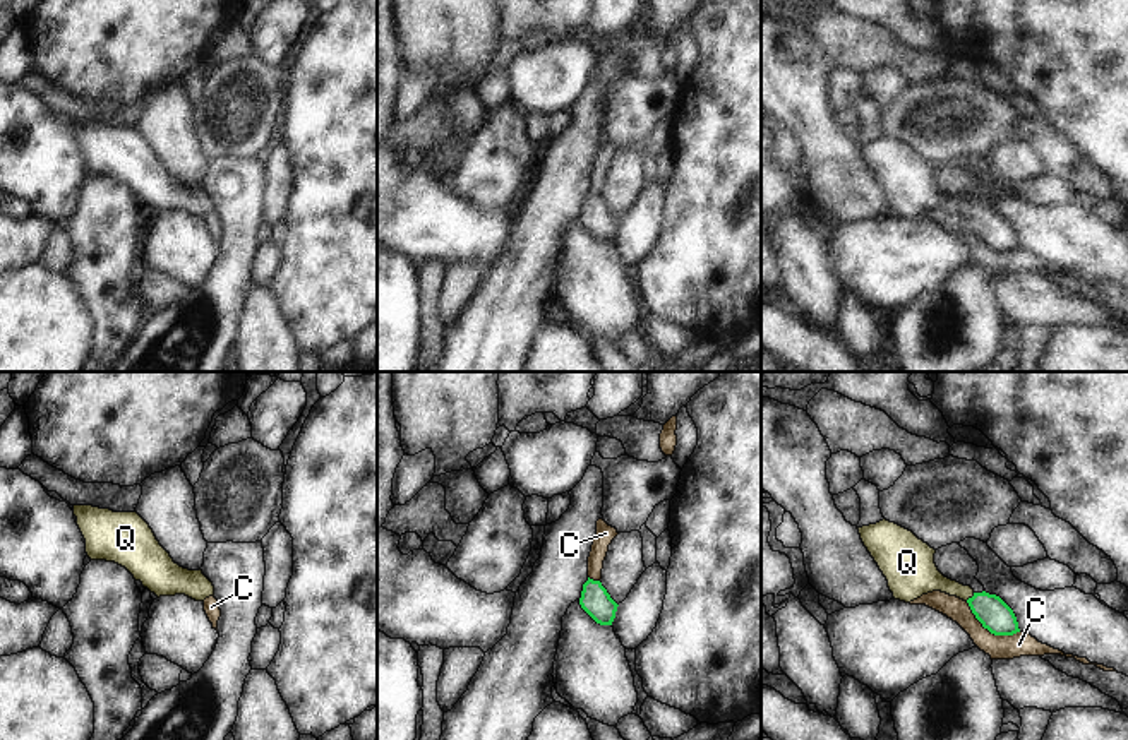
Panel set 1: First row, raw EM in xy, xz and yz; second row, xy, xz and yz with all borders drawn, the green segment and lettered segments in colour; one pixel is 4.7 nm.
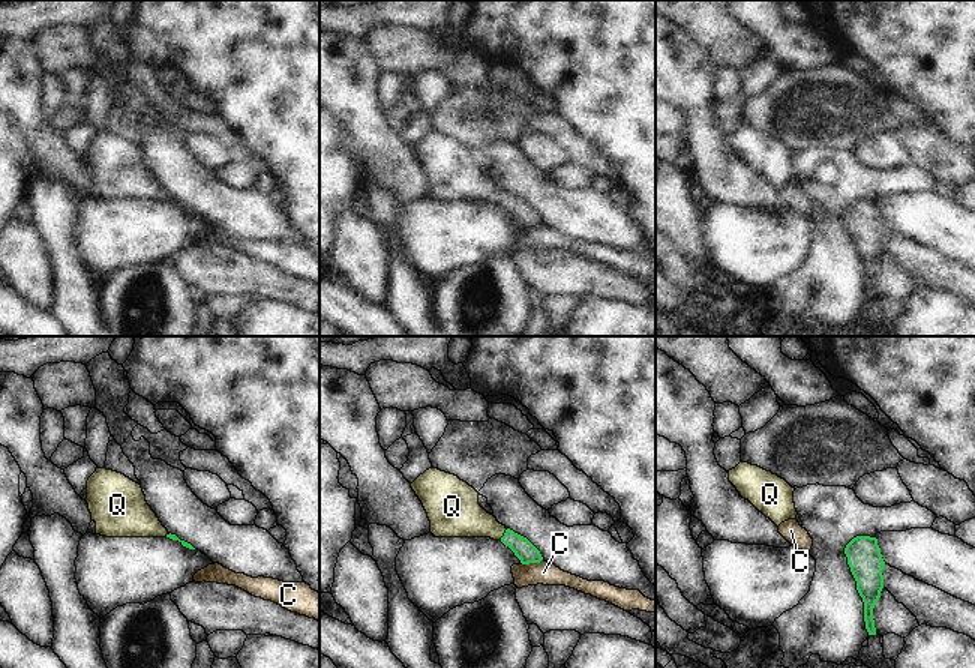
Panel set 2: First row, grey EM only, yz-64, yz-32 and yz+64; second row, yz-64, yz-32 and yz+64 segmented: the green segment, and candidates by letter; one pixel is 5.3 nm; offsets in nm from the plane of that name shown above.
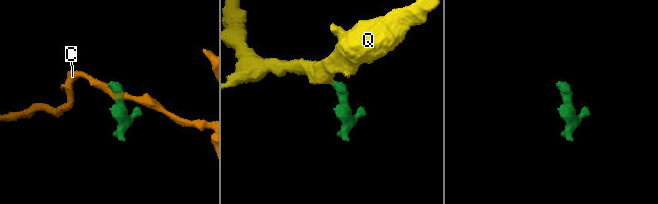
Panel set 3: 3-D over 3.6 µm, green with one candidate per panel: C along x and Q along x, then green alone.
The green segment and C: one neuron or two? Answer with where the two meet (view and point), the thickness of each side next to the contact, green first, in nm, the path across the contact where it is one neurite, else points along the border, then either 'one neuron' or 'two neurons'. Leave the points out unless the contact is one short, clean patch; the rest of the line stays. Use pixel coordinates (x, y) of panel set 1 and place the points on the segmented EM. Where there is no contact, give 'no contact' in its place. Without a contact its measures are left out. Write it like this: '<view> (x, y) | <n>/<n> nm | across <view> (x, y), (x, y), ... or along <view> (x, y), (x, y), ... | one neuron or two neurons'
yz (990, 631) | 150/110 nm | along yz (966, 602), (974, 617), (991, 632), (1019, 632) | two neurons

